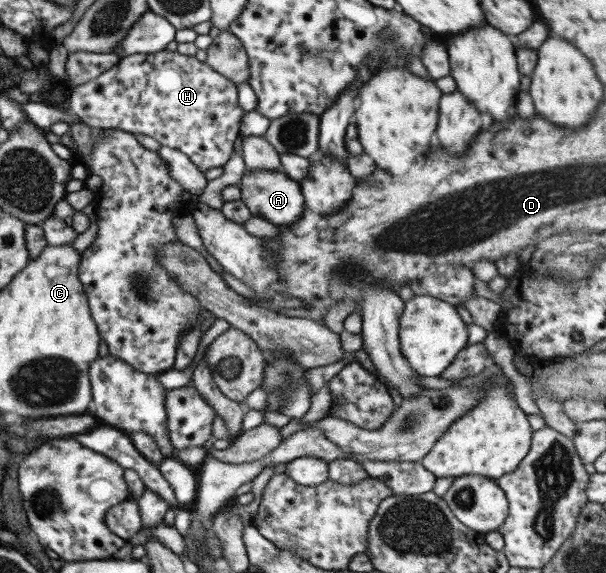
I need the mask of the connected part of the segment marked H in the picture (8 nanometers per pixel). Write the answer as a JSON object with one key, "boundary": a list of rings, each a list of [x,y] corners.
{"boundary":[[[166,49],[128,55],[95,80],[71,87],[68,108],[89,127],[117,128],[132,134],[147,134],[162,146],[182,151],[203,174],[207,169],[224,166],[229,161],[245,113],[238,102],[237,84],[211,69],[205,62],[198,61],[195,56]]]}

